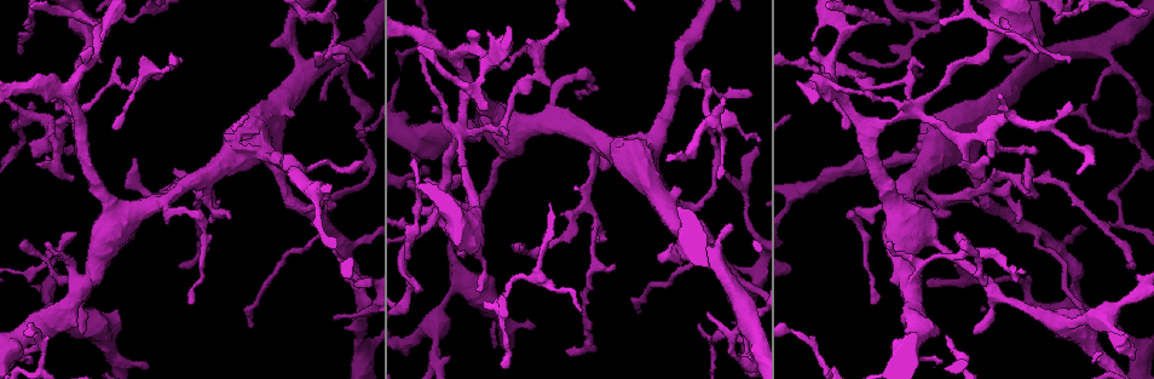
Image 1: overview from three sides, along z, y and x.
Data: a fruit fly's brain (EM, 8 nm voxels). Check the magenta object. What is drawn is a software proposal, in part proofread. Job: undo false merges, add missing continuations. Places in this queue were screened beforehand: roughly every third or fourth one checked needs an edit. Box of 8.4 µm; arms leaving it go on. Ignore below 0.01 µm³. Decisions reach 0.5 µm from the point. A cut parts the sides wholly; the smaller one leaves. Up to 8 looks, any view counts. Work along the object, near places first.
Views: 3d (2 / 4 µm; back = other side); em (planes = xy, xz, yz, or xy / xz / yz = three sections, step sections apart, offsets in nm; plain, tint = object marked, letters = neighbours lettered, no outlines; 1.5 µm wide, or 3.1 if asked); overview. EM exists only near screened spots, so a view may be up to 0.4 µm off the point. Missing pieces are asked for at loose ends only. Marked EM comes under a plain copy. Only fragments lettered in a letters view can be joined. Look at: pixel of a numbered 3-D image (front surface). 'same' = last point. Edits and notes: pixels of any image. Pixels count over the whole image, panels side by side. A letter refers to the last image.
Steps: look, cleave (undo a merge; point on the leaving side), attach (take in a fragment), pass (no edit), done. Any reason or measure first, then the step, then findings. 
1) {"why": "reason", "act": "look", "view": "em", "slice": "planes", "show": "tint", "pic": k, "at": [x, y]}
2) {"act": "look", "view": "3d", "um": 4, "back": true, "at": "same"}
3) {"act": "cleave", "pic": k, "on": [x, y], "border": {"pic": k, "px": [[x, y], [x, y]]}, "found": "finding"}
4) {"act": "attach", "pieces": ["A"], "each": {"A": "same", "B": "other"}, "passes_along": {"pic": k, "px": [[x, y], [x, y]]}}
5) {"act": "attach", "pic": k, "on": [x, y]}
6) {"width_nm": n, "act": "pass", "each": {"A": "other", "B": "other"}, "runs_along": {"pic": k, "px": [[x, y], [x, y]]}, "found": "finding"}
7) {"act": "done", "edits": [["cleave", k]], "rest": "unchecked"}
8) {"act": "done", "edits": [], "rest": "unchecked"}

{"why": "an open end", "act": "look", "view": "3d", "um": 4, "pic": 1, "at": [73, 179]}

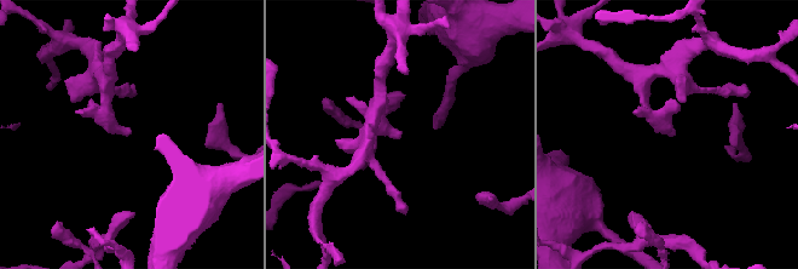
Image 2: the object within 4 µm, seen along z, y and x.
{"act": "look", "view": "em", "slice": "planes", "show": "letters", "pic": 2, "at": [675, 133]}

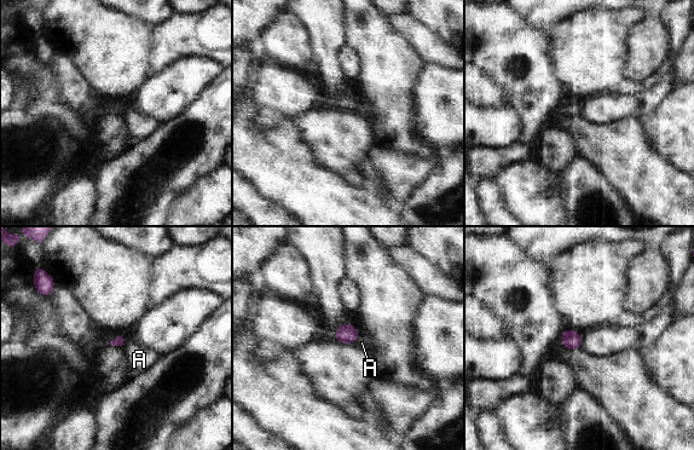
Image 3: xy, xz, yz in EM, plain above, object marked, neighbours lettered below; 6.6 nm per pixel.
{"act": "pass", "each": {"A": "other"}, "border": {"pic": 3, "px": [[126, 340], [121, 347]]}, "found": "none of them fits"}

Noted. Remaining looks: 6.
{"why": "calibre changes", "act": "look", "view": "em", "slice": "planes", "show": "tint", "pic": 1, "at": [944, 250]}

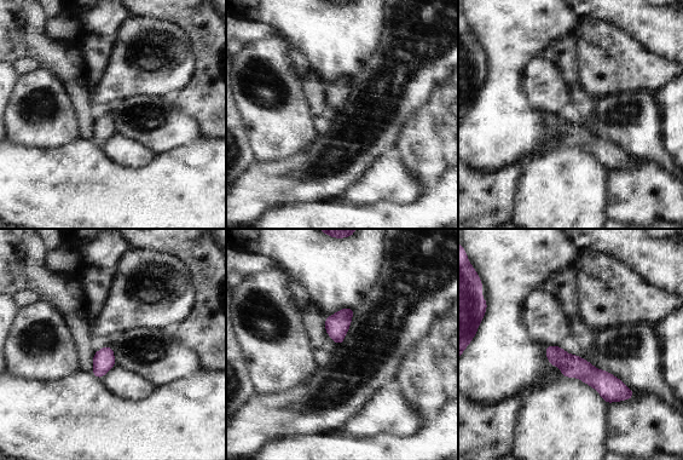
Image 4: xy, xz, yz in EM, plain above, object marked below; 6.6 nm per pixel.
{"act": "look", "view": "em", "slice": "planes", "show": "letters", "at": "same"}

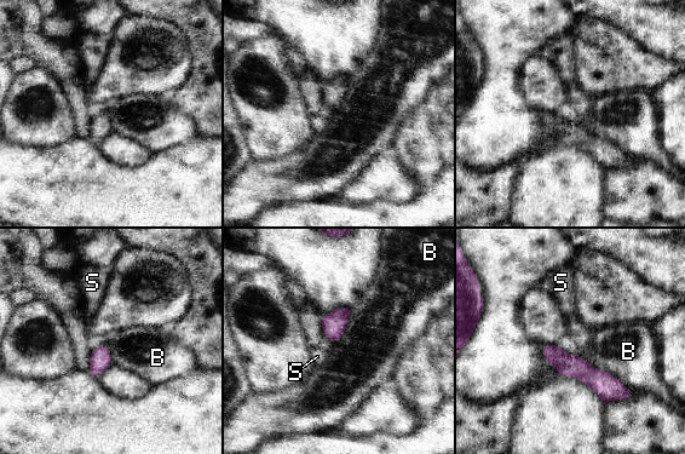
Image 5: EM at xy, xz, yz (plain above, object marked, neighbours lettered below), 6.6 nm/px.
{"width_nm": 130, "act": "pass", "each": {"B": "other", "S": "other"}, "found": "continuous, no second neuron"}

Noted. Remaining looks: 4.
{"why": "sudden change in width", "act": "look", "view": "em", "slice": "yz", "step": 8, "show": "tint", "pic": 1, "at": [1009, 269]}

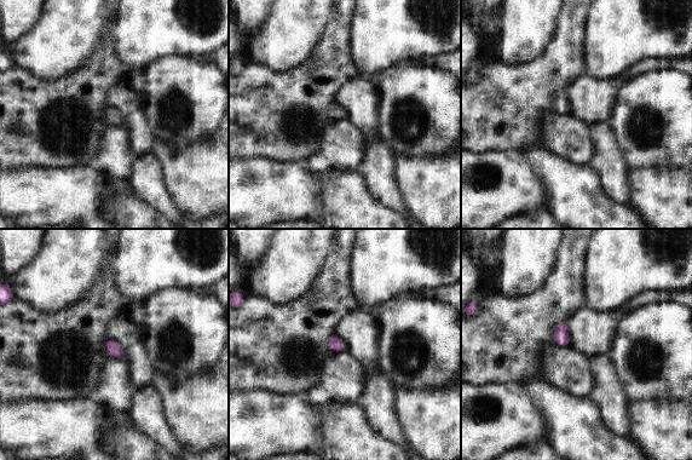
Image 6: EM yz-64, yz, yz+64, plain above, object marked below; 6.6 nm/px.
{"why": "another direction", "act": "look", "view": "em", "slice": "planes", "show": "tint", "at": "same"}

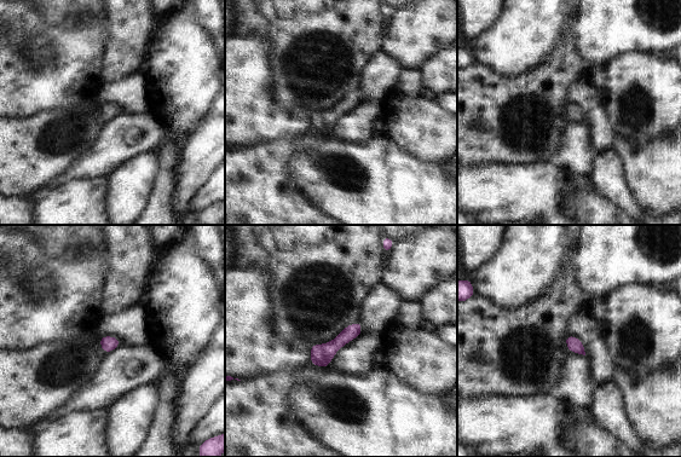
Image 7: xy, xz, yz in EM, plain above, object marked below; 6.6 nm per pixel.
{"why": "see the neighbours", "act": "look", "view": "em", "slice": "planes", "show": "letters", "at": "same"}

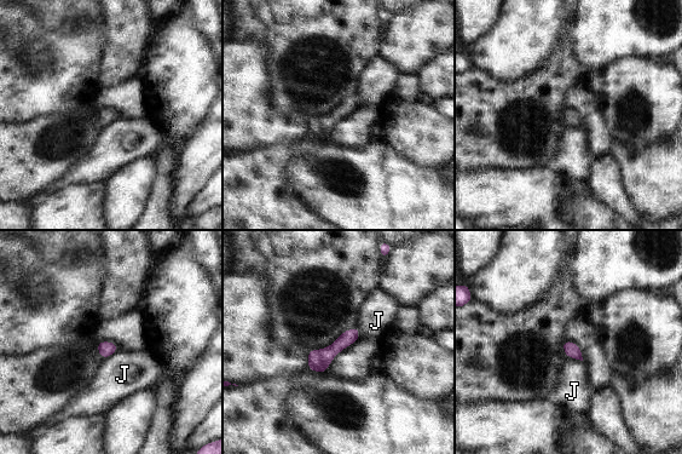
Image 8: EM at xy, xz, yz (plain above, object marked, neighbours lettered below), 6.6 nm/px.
{"width_nm": 100, "act": "pass", "each": {"J": "other"}, "border": {"pic": 8, "px": [[568, 357], [582, 361]]}, "found": "one neuron here"}

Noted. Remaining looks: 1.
{"act": "done", "edits": [], "rest": "unchecked"}

